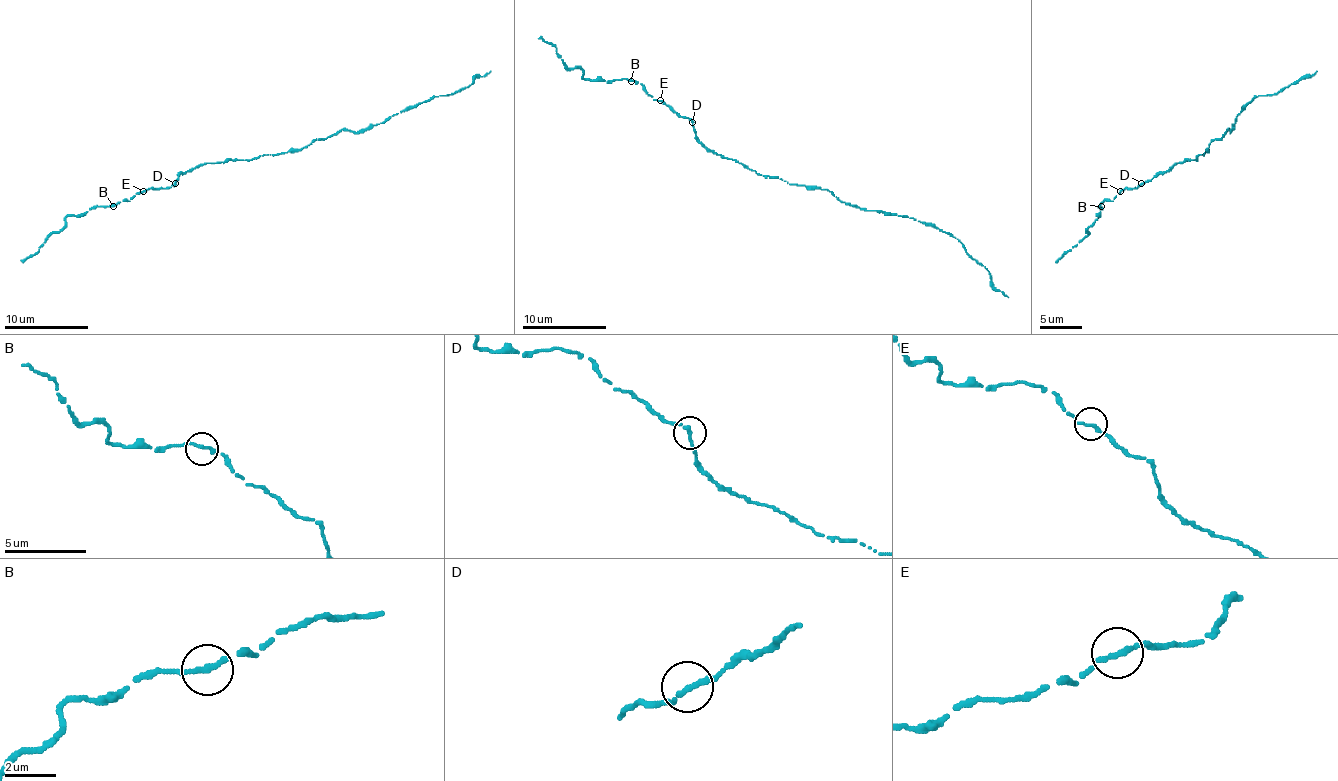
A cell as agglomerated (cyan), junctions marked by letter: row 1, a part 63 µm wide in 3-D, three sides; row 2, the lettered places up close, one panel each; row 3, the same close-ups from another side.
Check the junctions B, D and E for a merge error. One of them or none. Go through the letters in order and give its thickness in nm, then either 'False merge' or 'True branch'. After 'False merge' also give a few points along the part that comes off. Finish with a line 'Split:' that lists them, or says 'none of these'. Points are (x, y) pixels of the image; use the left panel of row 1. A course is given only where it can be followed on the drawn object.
B: Thickness 200 nm. True branch
D: Thickness 200 nm. True branch
E: Thickness 200 nm. True branch
Split: none of these

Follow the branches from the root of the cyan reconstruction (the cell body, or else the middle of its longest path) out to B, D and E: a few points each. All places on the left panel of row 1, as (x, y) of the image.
B: (244, 159), (200, 163), (183, 172), (170, 187), (147, 189), (136, 193), (130, 201), (117, 201), (113, 206)
D: (244, 159), (200, 163), (183, 172), (174, 182)
E: (244, 159), (200, 163), (183, 172), (170, 187), (143, 191)

